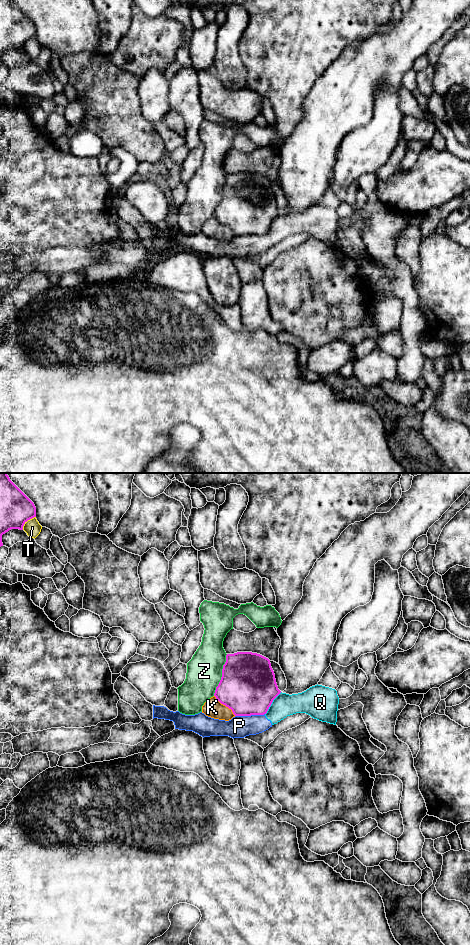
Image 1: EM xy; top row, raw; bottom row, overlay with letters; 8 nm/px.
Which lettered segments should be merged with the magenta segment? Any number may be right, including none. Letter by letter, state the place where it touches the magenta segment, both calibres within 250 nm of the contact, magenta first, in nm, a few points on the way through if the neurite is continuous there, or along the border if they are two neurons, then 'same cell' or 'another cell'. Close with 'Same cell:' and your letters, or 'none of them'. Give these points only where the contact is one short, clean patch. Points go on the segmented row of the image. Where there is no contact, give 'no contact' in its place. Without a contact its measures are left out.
K: contact xy (225, 705); calibres 460 and 150 nm; another cell
P: contact xy (249, 715); calibres 460 and 180 nm; border xy (264, 713), (235, 716); another cell
Q: contact xy (271, 703); calibres 460 and 180 nm; border xy (281, 692), (273, 700), (265, 714); another cell
T: contact xy (27, 520); calibres 260 and 130 nm; another cell
Z: contact xy (222, 675); calibres 460 and 280 nm; another cell
Same cell: none of them

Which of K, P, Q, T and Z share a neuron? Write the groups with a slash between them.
K / P Q / T / Z

